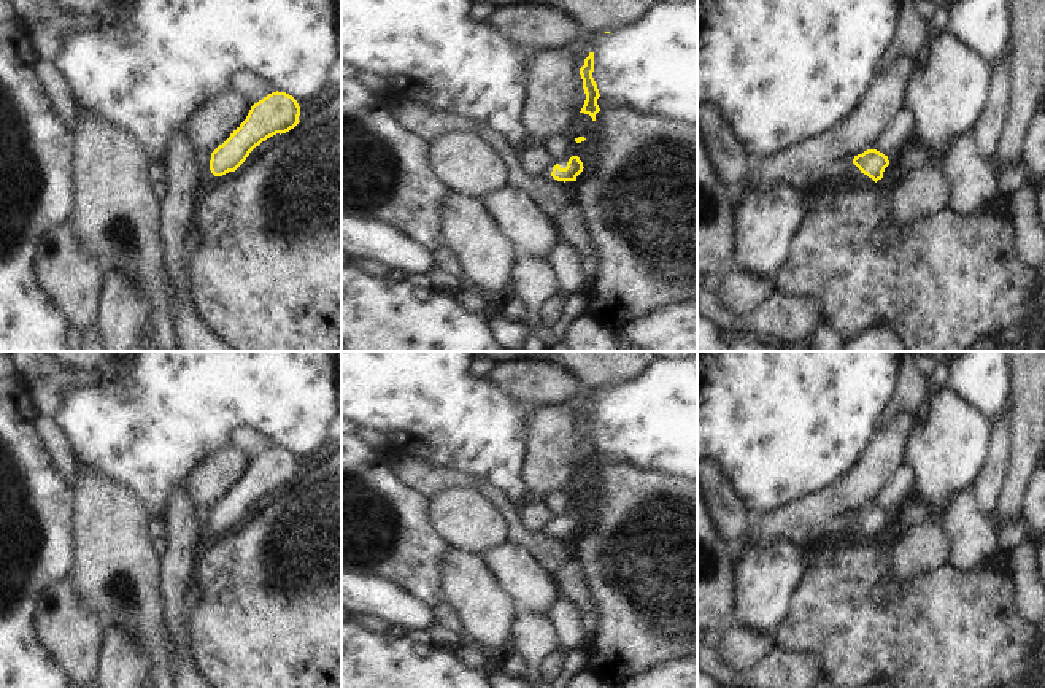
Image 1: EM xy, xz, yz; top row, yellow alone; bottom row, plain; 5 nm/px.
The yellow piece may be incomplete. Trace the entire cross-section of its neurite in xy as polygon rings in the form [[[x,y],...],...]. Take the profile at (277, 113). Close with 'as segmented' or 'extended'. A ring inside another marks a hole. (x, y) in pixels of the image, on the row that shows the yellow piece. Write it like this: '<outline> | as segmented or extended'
[[[272,92],[254,103],[246,119],[208,156],[208,168],[200,181],[235,172],[249,153],[267,138],[286,133],[300,121],[297,100],[286,92]]] | extended

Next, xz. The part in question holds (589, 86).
[[[589,52],[589,56],[584,59],[584,65],[580,68],[583,89],[586,94],[586,100],[580,113],[589,114],[592,121],[596,121],[596,114],[600,111],[597,105],[597,99],[600,97],[600,94],[592,78],[592,72],[594,72],[594,52]]] | as segmented

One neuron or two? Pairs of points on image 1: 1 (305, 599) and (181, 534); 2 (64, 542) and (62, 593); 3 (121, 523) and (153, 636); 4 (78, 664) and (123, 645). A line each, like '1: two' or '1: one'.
1: two
2: two
3: one
4: two

